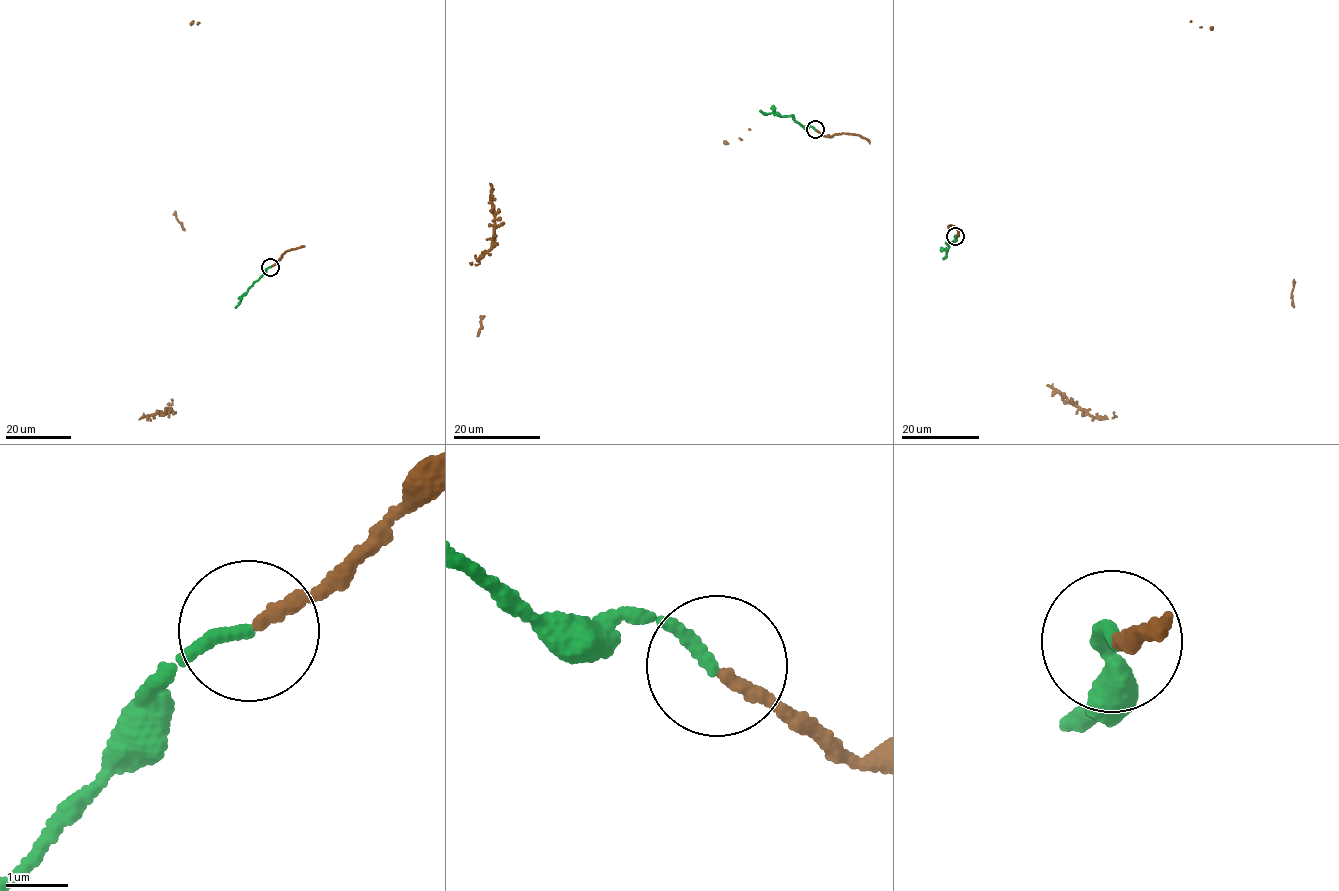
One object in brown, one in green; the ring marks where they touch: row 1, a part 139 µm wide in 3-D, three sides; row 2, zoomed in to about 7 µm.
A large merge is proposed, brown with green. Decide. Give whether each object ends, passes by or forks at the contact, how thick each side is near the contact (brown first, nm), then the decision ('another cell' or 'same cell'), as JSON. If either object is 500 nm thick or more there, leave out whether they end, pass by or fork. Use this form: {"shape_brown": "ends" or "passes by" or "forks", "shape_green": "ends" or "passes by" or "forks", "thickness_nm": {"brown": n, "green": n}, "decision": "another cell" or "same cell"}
{"shape_brown": "ends", "shape_green": "ends", "thickness_nm": {"brown": 190, "green": 200}, "decision": "same cell"}

